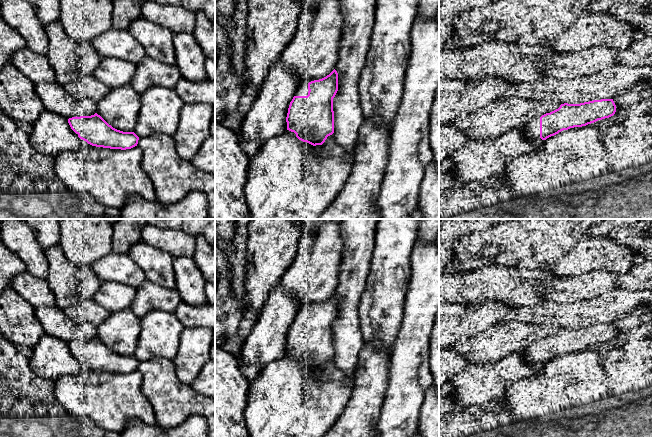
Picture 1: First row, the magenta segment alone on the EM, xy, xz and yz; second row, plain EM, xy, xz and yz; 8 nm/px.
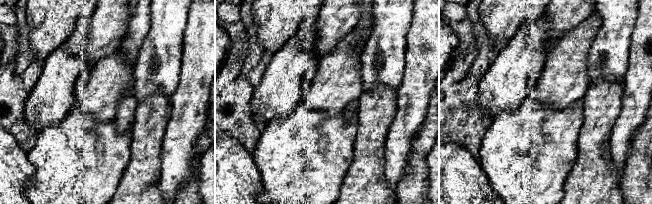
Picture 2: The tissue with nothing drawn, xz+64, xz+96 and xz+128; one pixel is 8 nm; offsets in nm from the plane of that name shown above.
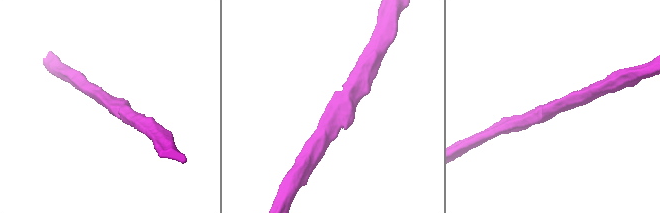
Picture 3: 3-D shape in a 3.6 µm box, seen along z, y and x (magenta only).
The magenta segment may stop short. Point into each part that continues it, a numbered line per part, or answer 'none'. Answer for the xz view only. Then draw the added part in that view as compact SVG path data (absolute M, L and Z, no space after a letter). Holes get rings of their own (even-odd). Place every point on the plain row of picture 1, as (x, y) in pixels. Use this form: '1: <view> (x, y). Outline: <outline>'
1: xz (302, 314). Outline: M308 307L300 308L294 320L307 320L308 315Z

